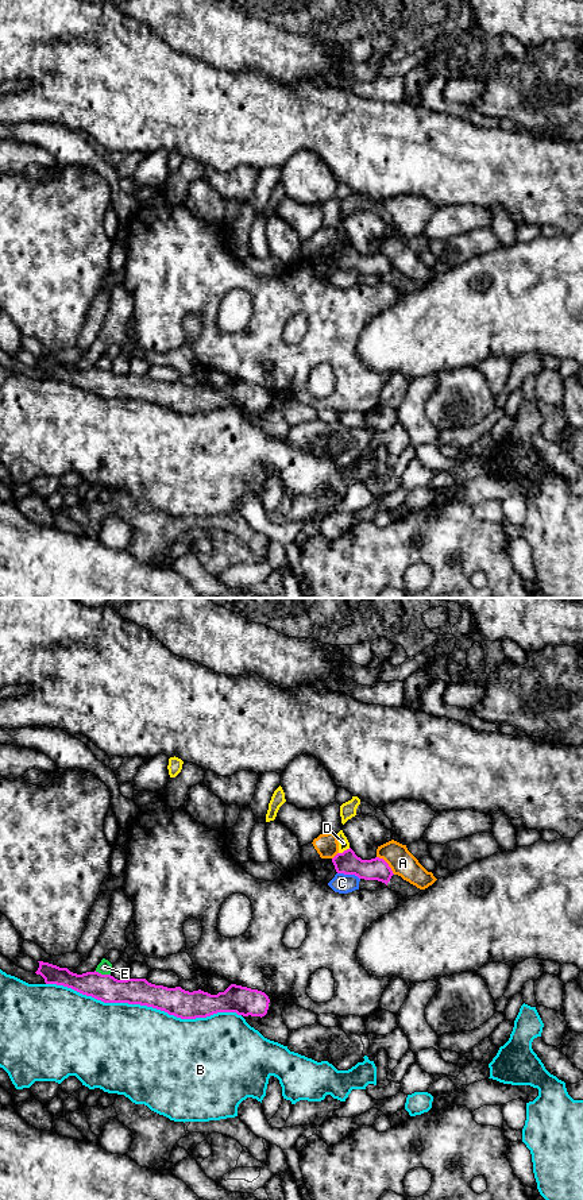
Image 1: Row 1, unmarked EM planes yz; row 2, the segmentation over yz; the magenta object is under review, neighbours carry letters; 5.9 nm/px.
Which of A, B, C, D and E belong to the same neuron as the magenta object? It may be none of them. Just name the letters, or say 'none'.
none

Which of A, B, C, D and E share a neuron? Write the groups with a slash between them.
A / B / C / D / E

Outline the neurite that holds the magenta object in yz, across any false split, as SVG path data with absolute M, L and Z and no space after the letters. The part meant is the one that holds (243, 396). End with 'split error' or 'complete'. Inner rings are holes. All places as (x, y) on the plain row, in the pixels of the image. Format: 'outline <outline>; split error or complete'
outline M38 358L35 369L40 370L46 379L63 381L104 398L152 402L181 414L206 413L217 408L262 413L267 409L270 398L265 387L236 379L231 379L224 387L211 390L201 385L189 387L181 382L155 381L146 374L117 375L96 366L77 370L67 363Z; complete

